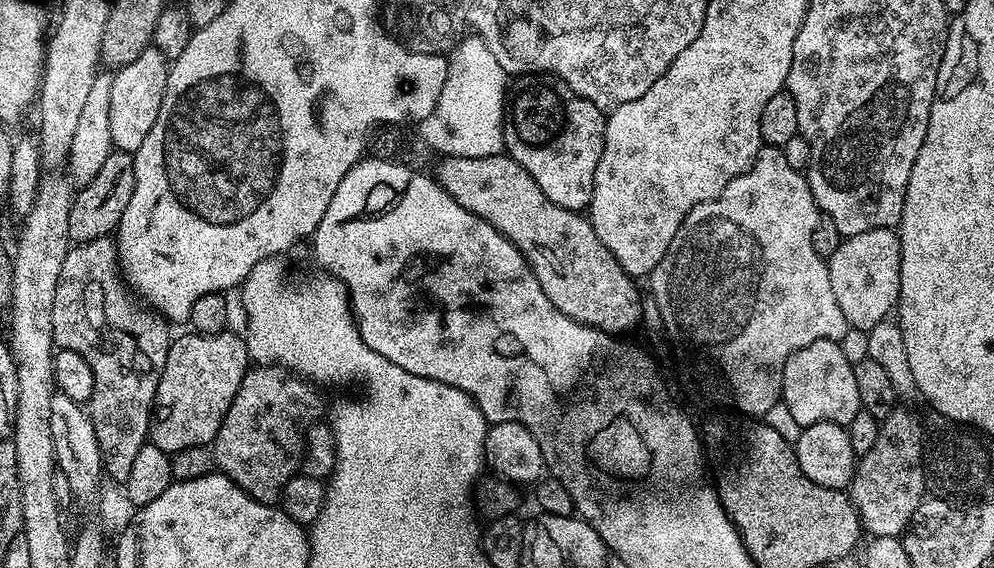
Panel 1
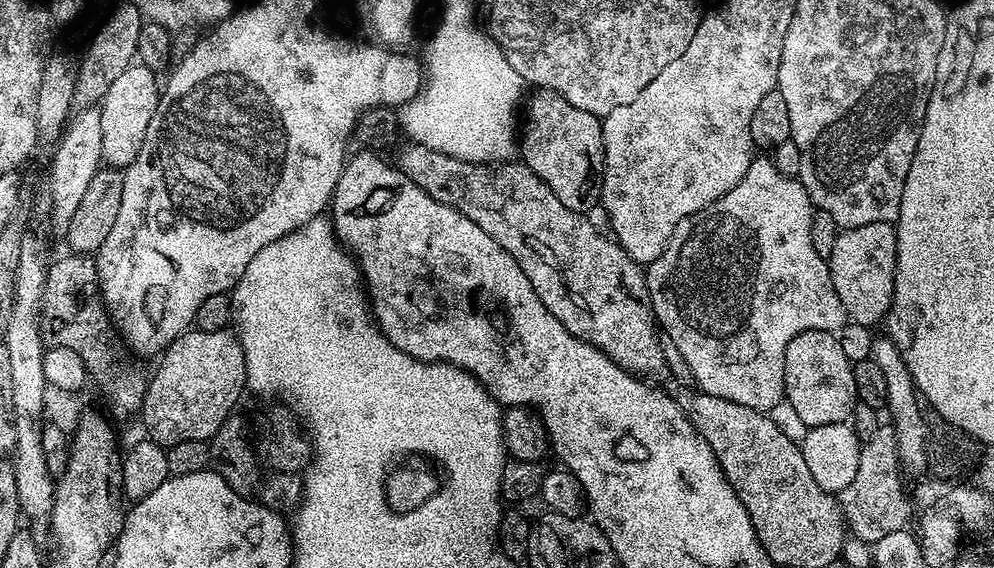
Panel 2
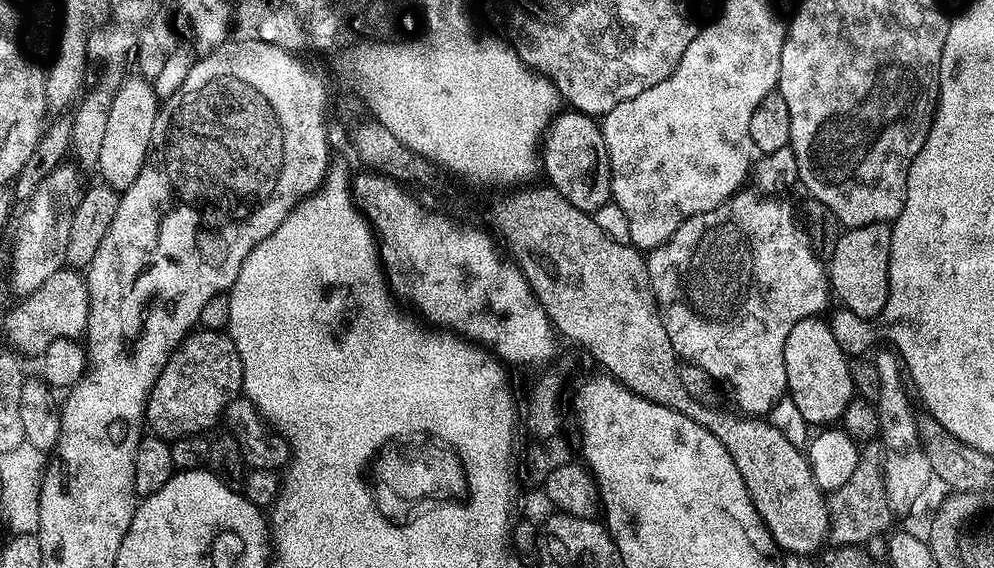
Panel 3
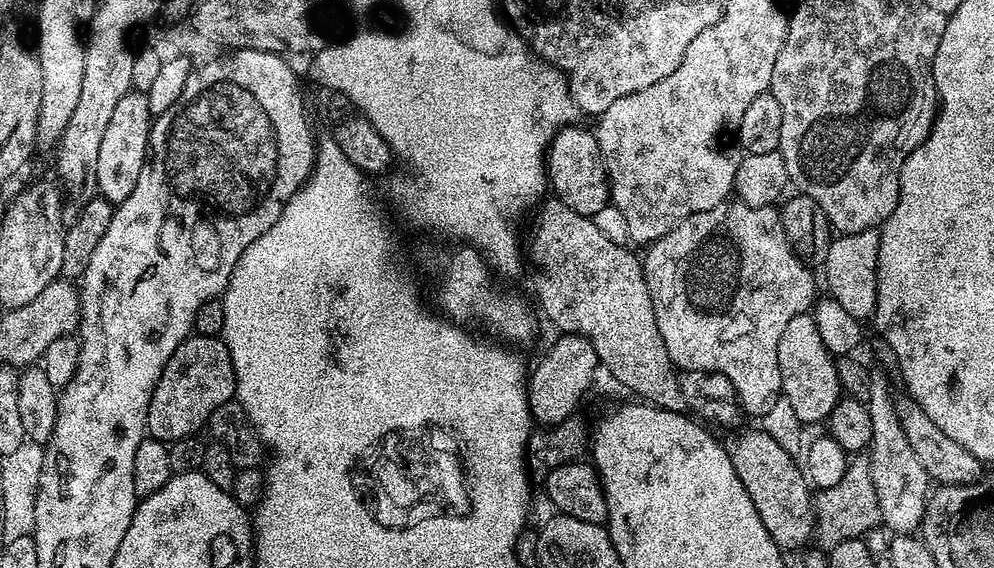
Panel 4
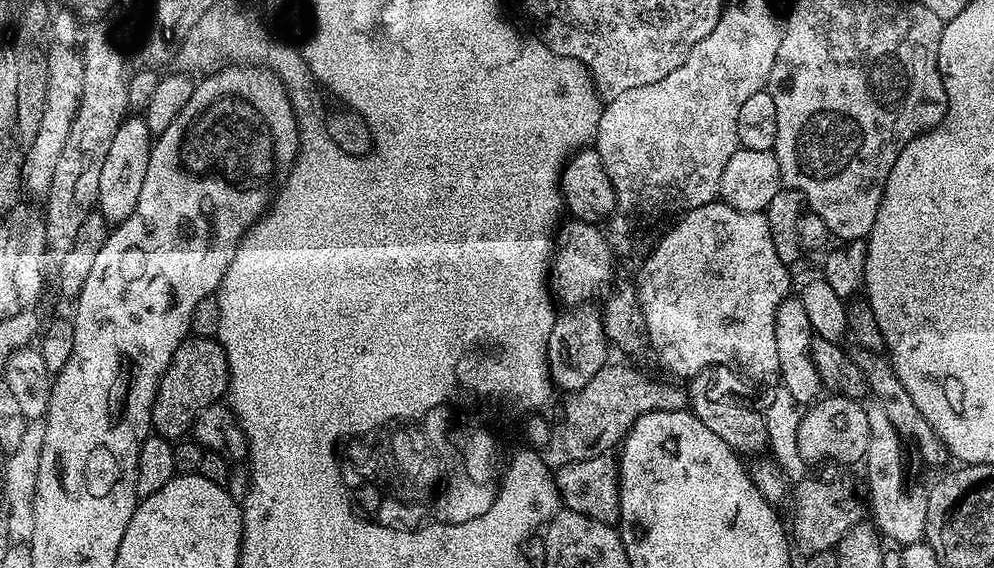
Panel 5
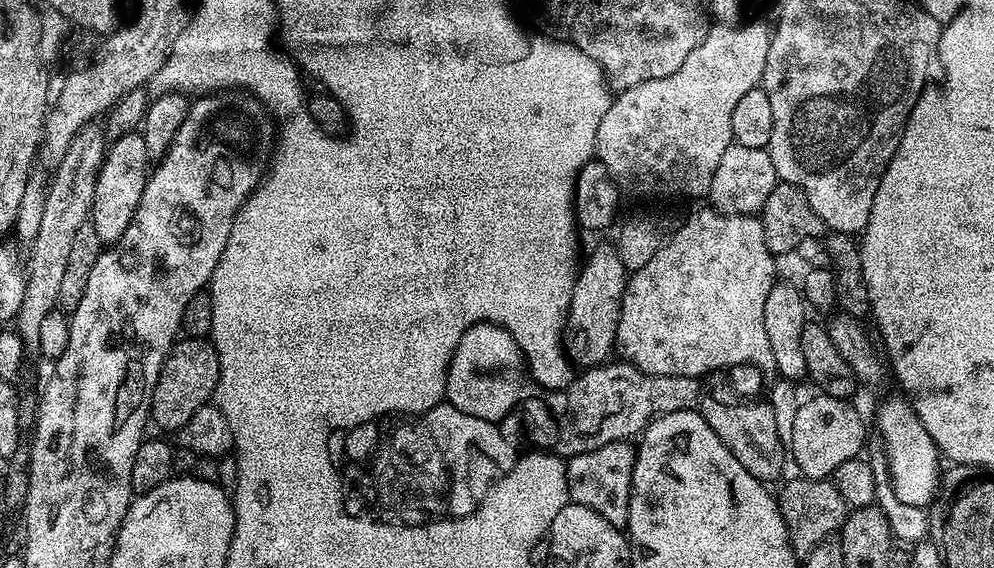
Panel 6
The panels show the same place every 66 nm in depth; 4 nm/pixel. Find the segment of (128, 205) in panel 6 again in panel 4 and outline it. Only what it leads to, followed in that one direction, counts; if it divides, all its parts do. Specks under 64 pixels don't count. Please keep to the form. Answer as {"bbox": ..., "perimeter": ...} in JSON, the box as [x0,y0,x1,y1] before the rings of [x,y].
{"bbox":[96,92,154,206],"perimeter":[[[143,92],[126,93],[122,102],[114,106],[114,115],[106,126],[106,135],[102,137],[102,147],[98,149],[98,166],[96,167],[96,188],[99,195],[118,206],[138,186],[138,174],[148,159],[148,139],[152,133],[154,115],[148,108],[148,97]]]}

